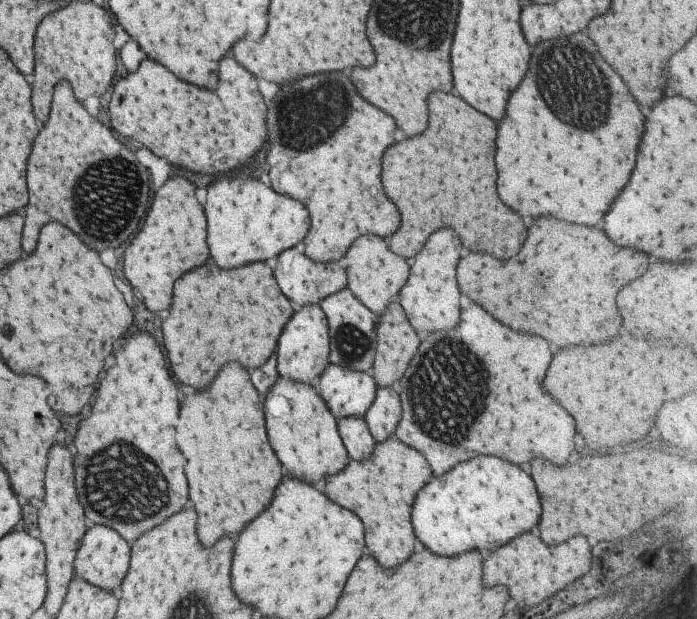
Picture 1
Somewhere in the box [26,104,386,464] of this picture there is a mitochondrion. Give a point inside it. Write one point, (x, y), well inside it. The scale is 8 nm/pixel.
(107, 199)

